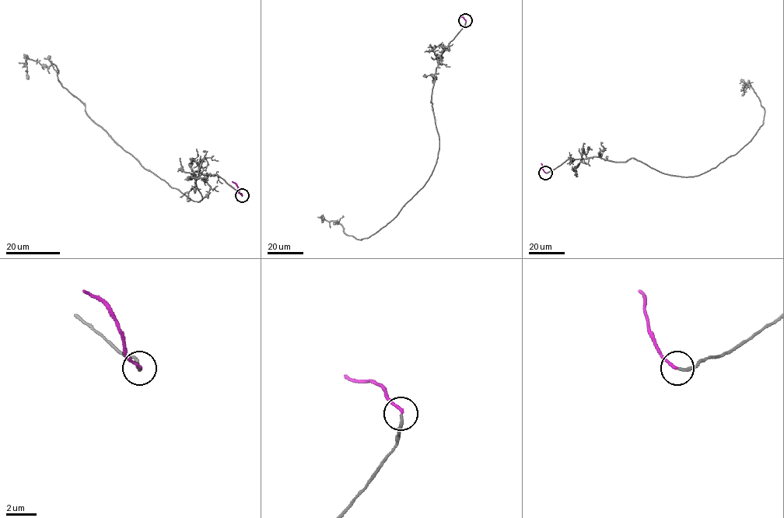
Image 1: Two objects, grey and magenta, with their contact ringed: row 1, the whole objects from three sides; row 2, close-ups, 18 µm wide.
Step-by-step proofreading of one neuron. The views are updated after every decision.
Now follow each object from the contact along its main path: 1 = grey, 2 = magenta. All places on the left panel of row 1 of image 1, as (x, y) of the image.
1: (242, 195), (216, 174), (194, 172), (202, 199), (192, 201), (94, 122), (54, 64), (27, 58), (27, 79)
2: (242, 195), (238, 186), (232, 181)

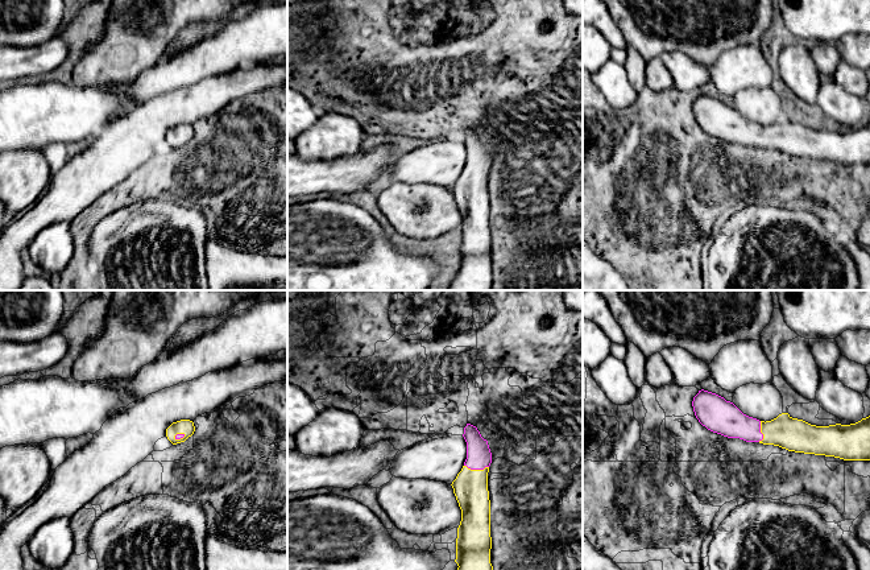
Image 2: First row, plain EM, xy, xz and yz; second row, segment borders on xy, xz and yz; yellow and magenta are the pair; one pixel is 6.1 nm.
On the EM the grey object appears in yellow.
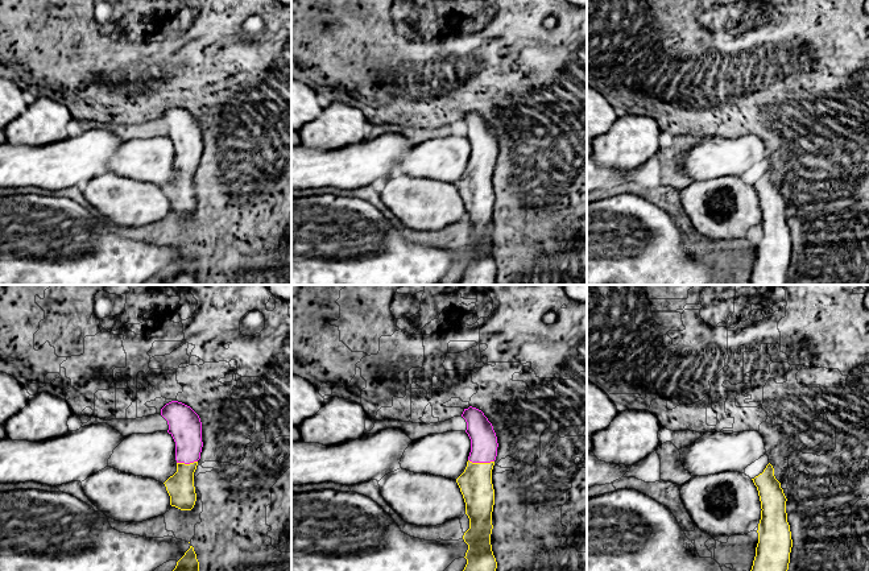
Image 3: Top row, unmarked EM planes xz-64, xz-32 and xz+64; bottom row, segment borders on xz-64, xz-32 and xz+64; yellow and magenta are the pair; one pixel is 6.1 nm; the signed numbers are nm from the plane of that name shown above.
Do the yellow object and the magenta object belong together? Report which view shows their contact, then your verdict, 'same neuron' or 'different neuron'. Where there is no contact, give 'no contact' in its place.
xz | same neuron

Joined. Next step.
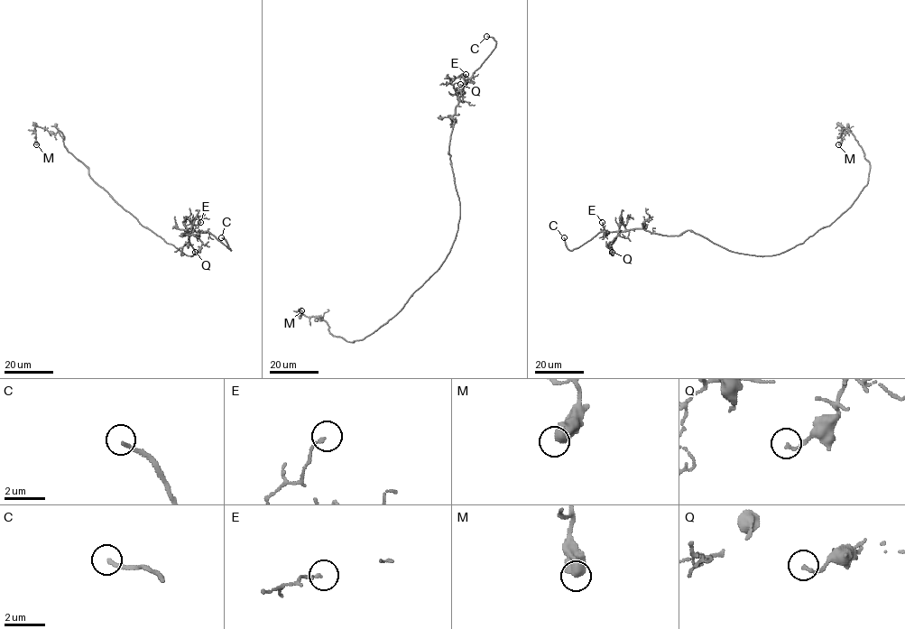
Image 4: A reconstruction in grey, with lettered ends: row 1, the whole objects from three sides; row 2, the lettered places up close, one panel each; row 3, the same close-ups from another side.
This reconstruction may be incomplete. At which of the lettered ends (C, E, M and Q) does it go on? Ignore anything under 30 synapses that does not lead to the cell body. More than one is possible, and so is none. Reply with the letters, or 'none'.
C

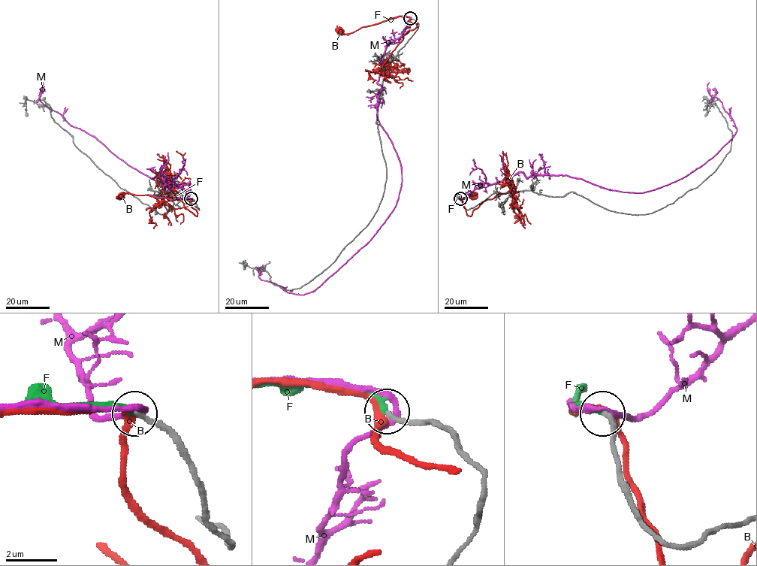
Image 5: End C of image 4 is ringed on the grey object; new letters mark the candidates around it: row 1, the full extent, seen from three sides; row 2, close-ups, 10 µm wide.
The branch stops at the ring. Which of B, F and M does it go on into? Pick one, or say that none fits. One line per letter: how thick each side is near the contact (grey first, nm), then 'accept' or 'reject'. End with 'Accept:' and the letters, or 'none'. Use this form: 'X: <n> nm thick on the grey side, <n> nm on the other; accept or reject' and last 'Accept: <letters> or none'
B: 180 nm thick on the grey side, 240 nm on the other; reject
F: 180 nm thick on the grey side, 200 nm on the other; accept
M: 200 nm thick on the grey side, 240 nm on the other; reject
Accept: F

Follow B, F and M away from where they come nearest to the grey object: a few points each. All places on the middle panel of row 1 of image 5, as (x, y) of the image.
B: (410, 19), (399, 16), (362, 27), (349, 33), (340, 32)
F: (410, 19), (396, 16), (364, 27)
M: (411, 19), (385, 49), (378, 82), (378, 120), (400, 164), (395, 208), (311, 292), (262, 280), (261, 267)

